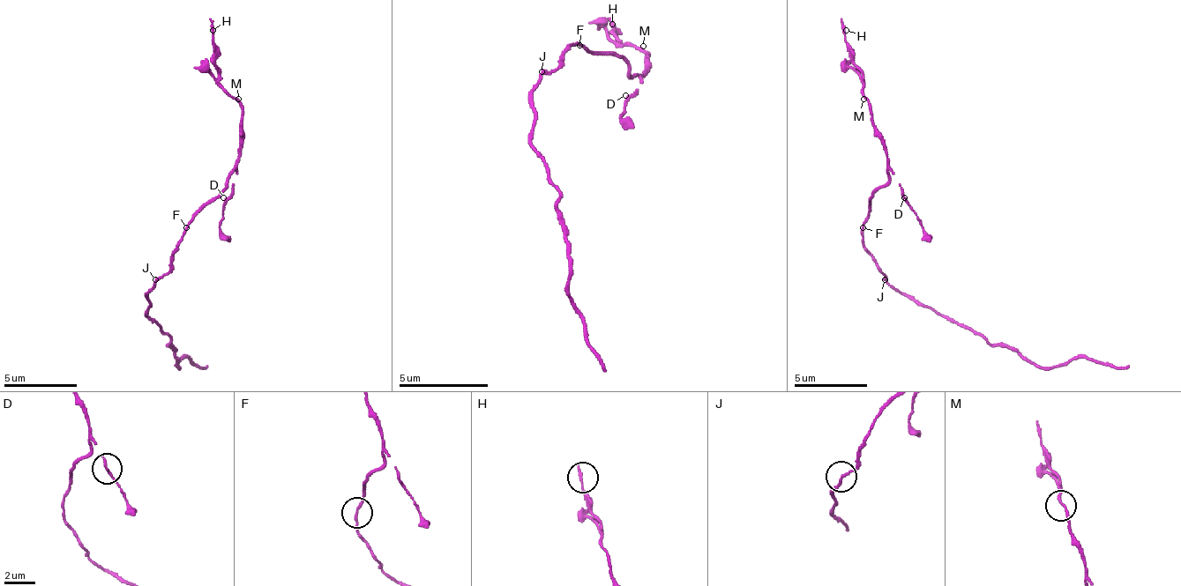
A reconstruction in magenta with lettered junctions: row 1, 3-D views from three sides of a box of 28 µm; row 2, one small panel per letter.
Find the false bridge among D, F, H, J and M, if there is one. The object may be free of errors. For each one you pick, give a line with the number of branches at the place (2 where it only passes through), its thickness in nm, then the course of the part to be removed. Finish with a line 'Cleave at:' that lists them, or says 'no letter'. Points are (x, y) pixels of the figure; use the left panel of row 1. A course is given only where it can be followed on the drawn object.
J: Branches: 2. Thickness 160 nm. Course of the part to remove: (154, 280), (147, 292), (147, 314), (169, 335), (176, 367), (183, 357), (198, 367), (209, 364)
Cleave at: J

